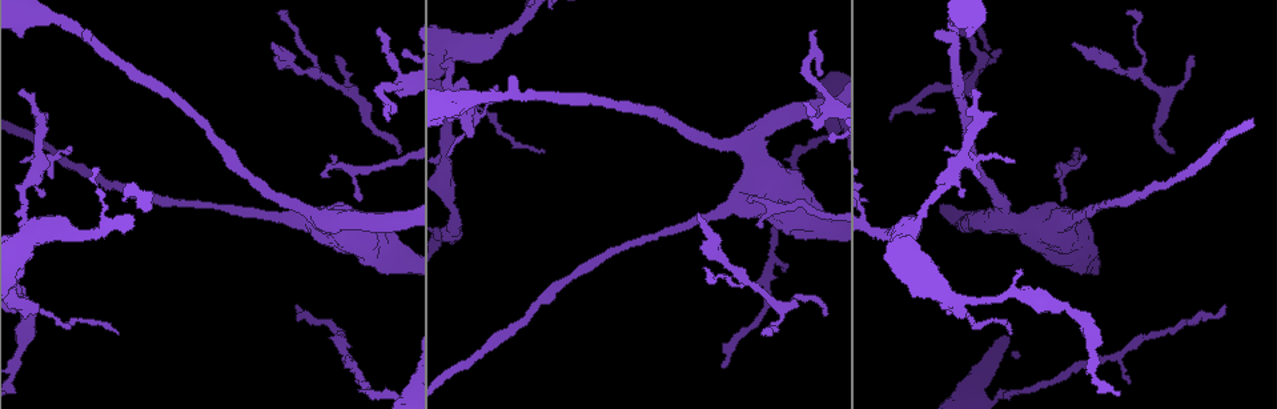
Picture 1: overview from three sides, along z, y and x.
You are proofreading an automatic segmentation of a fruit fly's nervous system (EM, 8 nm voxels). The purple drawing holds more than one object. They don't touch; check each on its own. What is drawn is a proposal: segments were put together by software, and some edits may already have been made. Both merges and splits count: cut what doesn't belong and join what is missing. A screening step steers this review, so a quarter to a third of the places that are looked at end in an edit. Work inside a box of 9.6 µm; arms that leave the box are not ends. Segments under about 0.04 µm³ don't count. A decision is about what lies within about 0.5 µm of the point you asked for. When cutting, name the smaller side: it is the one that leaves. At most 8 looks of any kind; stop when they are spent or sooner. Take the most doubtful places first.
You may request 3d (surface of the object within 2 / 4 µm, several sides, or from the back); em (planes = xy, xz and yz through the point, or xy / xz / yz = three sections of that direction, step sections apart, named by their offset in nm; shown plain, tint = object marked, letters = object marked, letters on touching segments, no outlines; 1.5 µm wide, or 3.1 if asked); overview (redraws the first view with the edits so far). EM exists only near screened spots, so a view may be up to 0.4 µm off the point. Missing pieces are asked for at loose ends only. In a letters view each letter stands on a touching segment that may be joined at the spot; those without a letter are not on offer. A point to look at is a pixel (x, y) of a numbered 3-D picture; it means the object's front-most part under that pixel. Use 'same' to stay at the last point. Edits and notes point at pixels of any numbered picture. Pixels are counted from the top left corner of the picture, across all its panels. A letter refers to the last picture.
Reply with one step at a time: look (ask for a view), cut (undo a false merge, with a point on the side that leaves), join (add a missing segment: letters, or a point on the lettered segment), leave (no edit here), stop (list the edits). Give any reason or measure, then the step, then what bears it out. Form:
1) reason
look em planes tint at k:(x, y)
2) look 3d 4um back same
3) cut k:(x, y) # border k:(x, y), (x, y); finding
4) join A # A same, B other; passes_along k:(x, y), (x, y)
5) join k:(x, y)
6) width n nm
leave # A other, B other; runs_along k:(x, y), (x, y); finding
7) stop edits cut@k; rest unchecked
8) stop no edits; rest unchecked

an open end
look 3d 4um at 1:(23, 93)

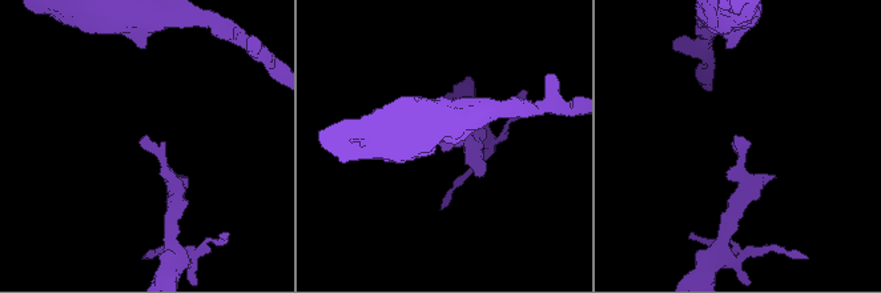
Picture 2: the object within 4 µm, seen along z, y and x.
look em xy step 8 tint at 2:(146, 143)

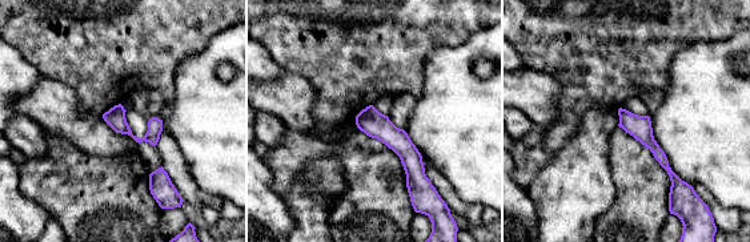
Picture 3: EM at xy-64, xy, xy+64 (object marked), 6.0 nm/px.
cut it another way
look em planes letters same

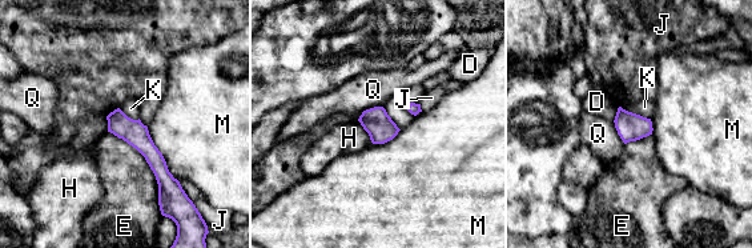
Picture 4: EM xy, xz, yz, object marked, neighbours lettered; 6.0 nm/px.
leave # D other, E other, H other, J other, K other, M other, Q other; no lettered segment goes on from it

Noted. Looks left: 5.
tapers out
look em xz step 4 letters at 1:(1174, 153)

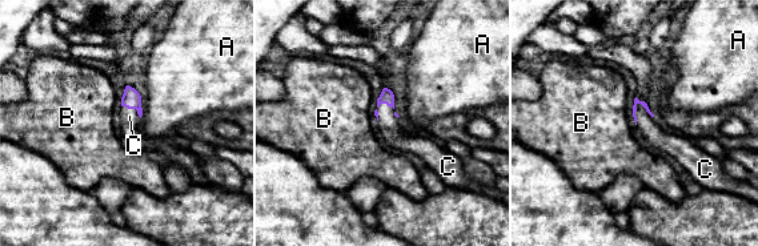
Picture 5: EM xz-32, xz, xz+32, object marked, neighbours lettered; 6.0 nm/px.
longest_contact C 140 nm
join C # A other, B other, C same; it goes on there

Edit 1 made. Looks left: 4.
tapers out
look em planes letters at 1:(959, 192)

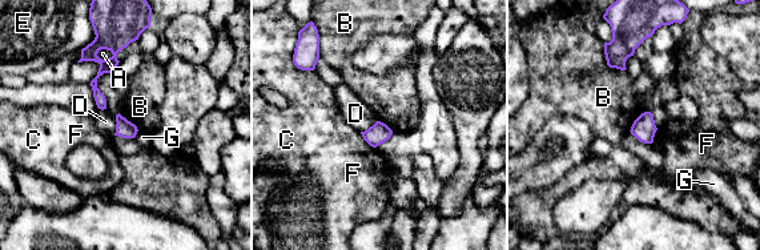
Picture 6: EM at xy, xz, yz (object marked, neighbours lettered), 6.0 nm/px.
width 110 nm; longest_contact B 220 nm
leave # A other, B other, C other, D other, E other, F other, G other; no lettered segment goes on from it

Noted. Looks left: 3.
stop edits join@5; rest unchecked

